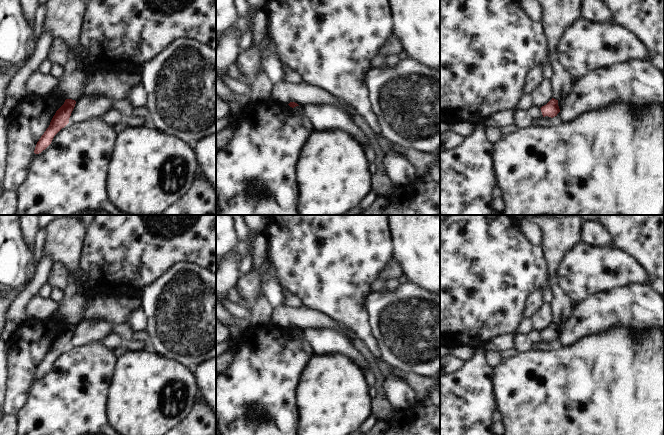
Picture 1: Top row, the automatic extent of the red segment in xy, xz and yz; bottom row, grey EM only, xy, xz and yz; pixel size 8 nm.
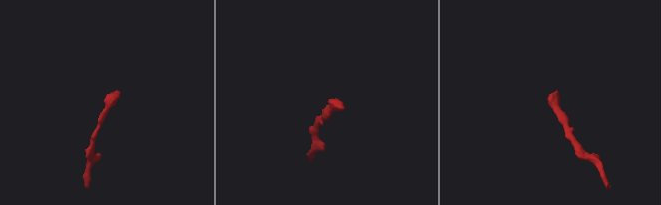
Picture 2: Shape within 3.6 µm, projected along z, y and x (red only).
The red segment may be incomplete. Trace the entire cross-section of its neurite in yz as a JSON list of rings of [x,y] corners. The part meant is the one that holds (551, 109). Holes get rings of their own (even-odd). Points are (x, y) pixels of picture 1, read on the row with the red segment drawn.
[[[552,98],[546,105],[542,106],[541,112],[543,117],[555,117],[560,112],[559,106],[558,106],[558,100]]]

